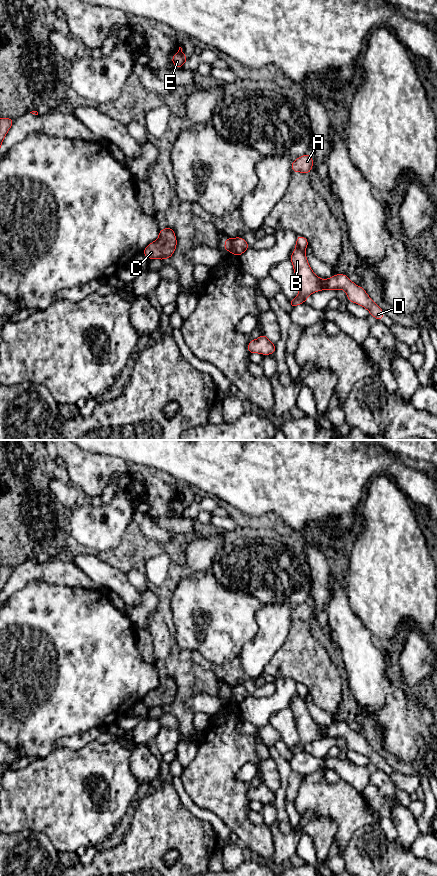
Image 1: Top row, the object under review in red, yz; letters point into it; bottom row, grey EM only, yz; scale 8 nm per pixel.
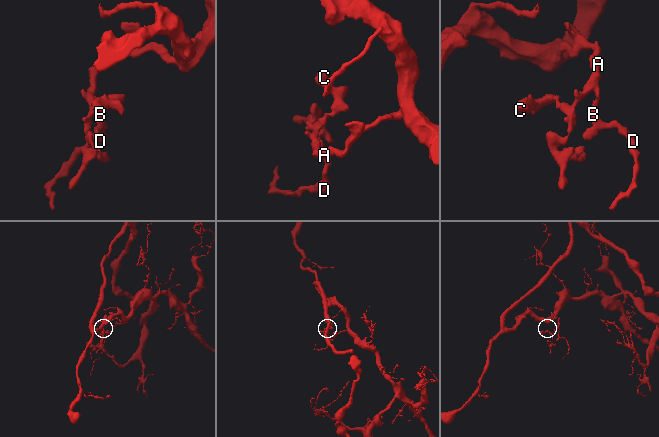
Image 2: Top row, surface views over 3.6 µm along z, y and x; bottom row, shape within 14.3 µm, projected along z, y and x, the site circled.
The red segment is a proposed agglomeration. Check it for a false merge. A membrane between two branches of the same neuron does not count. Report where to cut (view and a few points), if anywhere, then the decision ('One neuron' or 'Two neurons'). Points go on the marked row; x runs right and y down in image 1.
Split along yz (232, 239), (229, 249). Two neurons

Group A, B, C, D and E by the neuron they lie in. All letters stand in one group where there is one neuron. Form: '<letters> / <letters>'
A B D E / C

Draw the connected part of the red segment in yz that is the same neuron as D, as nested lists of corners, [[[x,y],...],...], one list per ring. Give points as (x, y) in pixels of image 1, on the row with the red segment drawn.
[[[297,235],[296,249],[292,252],[290,260],[293,264],[299,293],[295,299],[288,301],[290,306],[294,308],[306,302],[308,296],[317,291],[344,289],[348,301],[363,306],[378,321],[382,321],[383,310],[367,295],[364,288],[354,284],[347,275],[337,274],[323,281],[313,273],[305,253],[305,248],[308,245],[309,242],[306,237]]]

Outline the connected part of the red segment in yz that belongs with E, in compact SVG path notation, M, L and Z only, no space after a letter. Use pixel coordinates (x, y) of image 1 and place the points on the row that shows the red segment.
M179 47L178 52L171 58L171 62L177 67L182 68L183 64L189 59L189 57L185 56L182 52L182 48Z

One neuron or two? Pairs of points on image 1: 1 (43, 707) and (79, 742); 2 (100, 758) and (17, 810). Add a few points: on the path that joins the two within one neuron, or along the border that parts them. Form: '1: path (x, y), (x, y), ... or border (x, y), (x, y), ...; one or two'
1: border (94, 727), (61, 737), (57, 740), (56, 745); two
2: path (79, 779), (62, 796), (38, 797); one

